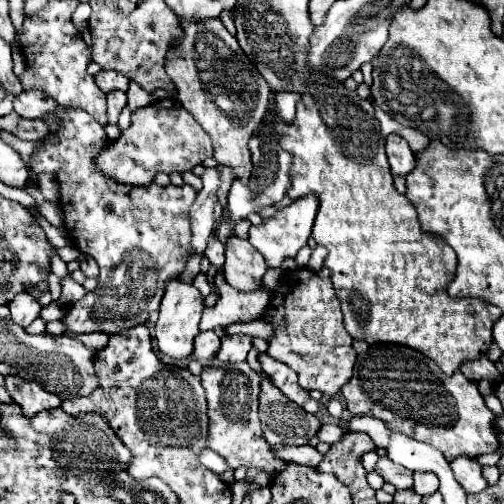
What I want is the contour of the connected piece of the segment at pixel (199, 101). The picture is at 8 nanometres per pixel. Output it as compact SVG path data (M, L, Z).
M219 20L199 22L199 26L187 22L183 28L185 38L175 44L175 50L171 50L171 58L167 60L167 74L177 88L177 100L211 136L217 164L229 166L233 176L247 186L253 168L247 142L267 112L271 86Z

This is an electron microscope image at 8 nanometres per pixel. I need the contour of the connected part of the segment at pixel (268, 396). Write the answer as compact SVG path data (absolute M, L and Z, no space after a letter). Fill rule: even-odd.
M269 378L261 380L259 416L269 446L303 446L319 430L319 420L291 402Z

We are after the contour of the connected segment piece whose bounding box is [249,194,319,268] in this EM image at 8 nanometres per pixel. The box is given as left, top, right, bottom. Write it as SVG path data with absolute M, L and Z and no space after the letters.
M309 194L299 200L293 200L285 208L279 208L271 218L265 218L263 224L249 228L249 242L263 254L269 268L281 268L281 262L287 256L295 256L307 244L317 210L319 210L319 198L315 194Z

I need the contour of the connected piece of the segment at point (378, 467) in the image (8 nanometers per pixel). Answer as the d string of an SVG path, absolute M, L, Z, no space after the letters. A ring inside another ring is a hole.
M387 456L379 458L379 462L375 464L375 472L379 472L385 482L393 484L399 490L413 486L413 472L395 464L395 462L391 462Z

